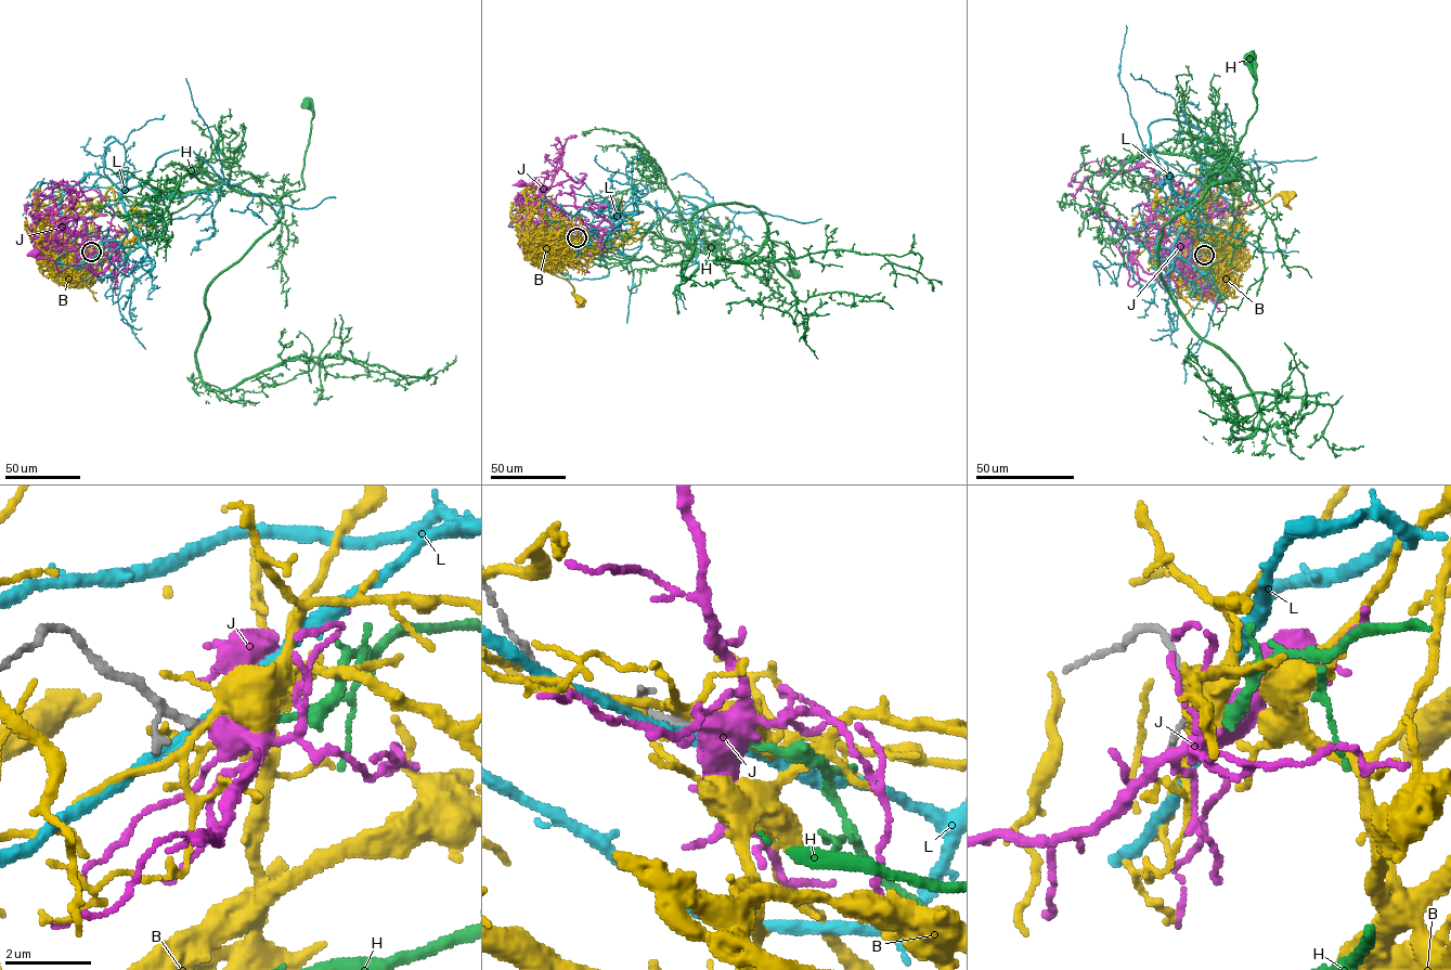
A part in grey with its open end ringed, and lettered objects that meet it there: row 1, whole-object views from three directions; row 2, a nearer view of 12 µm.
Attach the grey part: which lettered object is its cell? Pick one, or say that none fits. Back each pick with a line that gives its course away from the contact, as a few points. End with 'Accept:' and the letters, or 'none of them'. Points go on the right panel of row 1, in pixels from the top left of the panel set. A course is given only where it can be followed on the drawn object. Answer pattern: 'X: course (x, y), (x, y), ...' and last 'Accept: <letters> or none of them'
H: course (1204, 255), (1232, 229), (1229, 183), (1241, 177), (1223, 166), (1234, 179), (1207, 181), (1256, 110), (1251, 59)
Accept: H

